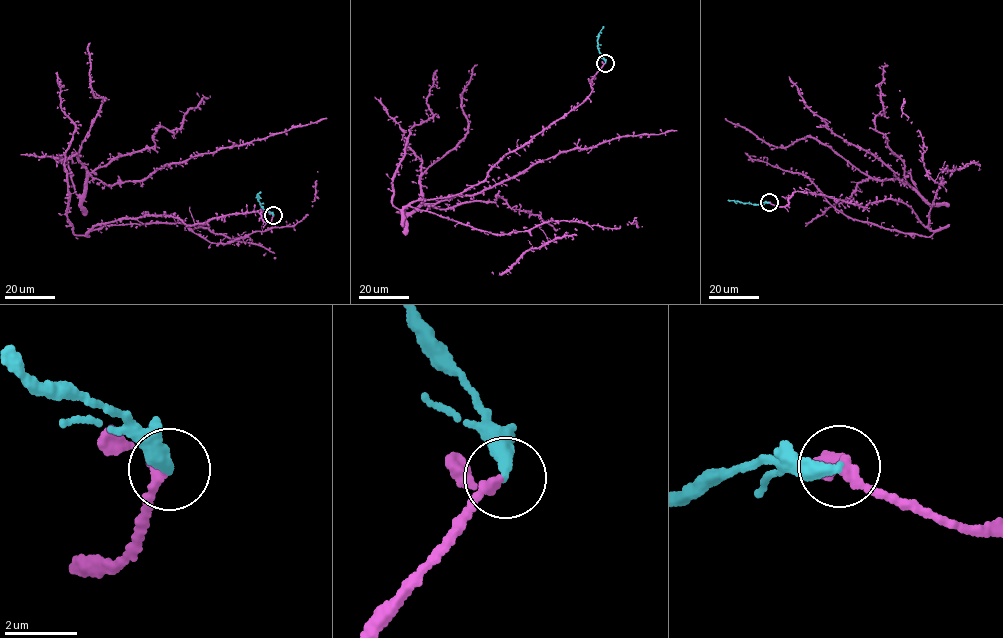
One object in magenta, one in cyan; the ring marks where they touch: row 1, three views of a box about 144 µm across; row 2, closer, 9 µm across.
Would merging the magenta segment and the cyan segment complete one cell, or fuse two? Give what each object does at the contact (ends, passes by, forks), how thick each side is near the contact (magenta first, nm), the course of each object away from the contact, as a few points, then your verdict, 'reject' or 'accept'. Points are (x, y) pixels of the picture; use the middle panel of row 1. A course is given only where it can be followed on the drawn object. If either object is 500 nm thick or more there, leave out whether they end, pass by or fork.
magenta passes by | cyan ends | 280/360 nm | magenta via (605, 62), (583, 101), (485, 179), (392, 203), (408, 126), (432, 203), (561, 152), (677, 130) | cyan via (605, 62), (597, 47), (603, 26) | accept

